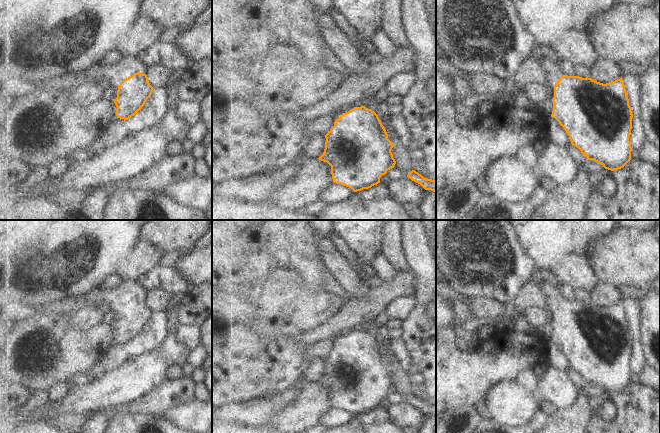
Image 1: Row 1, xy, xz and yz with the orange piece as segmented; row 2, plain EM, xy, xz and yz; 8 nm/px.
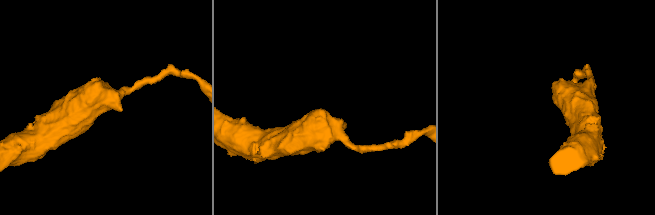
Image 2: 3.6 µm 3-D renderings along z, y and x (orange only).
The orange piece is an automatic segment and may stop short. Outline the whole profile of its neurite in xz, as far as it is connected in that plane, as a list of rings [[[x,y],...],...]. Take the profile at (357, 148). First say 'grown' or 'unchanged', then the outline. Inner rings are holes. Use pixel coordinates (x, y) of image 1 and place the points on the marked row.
grown | [[[350,105],[345,109],[337,110],[332,117],[332,125],[325,135],[325,149],[323,154],[318,158],[327,162],[331,166],[331,174],[334,183],[351,188],[354,192],[363,189],[369,189],[380,183],[380,178],[388,170],[394,168],[396,164],[393,154],[392,142],[388,139],[388,134],[382,125],[378,115],[365,106],[355,107]]]

